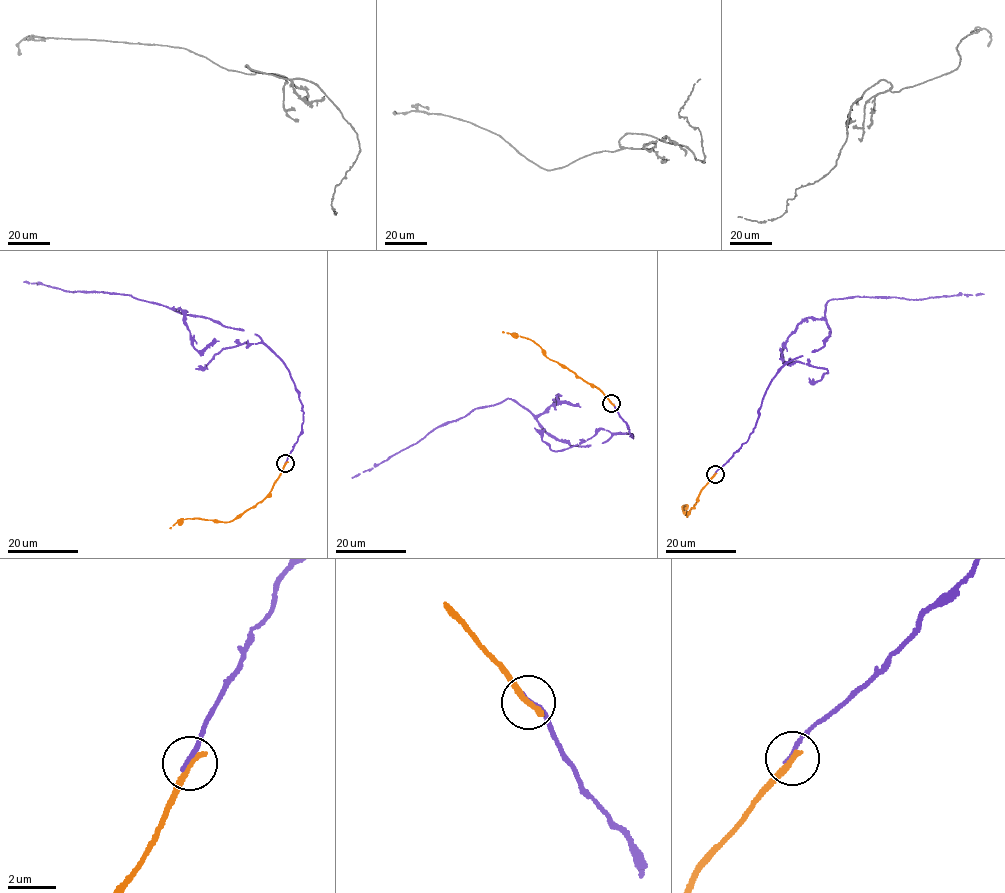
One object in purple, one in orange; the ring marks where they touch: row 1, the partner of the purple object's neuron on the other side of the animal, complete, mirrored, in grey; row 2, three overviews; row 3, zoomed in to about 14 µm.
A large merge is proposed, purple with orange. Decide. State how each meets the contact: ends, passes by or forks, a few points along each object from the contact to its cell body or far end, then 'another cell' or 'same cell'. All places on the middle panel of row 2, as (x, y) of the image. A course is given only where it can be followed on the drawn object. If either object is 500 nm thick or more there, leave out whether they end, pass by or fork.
purple ends there; orange ends there; purple runs (612, 403), (633, 436), (600, 429), (583, 441), (588, 446), (568, 444), (506, 398), (442, 424), (352, 478); orange runs (612, 404), (598, 388), (548, 358), (534, 341), (502, 331); another cell

